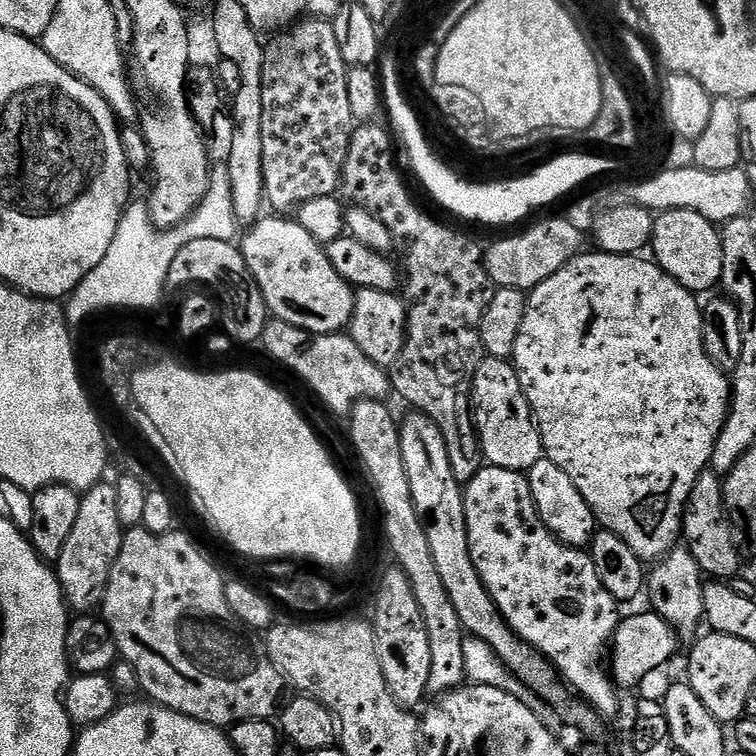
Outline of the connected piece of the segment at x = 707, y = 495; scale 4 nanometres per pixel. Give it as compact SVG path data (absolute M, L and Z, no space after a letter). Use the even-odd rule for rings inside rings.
M705 470L694 482L694 490L690 490L682 517L683 543L705 577L724 582L741 571L740 552L736 549L736 536L732 529L734 524L724 508L721 477L711 470Z

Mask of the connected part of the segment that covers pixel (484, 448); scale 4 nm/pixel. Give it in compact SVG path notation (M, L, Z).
M493 356L481 359L472 379L472 414L476 438L484 459L493 468L527 474L538 461L545 459L544 443L532 407L518 382L515 367L508 360Z

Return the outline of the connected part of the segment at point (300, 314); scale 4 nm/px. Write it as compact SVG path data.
M268 214L247 229L238 247L244 255L253 282L264 299L264 305L275 319L290 322L314 335L343 333L352 321L356 292L351 284L330 266L325 245L302 230L299 219Z

